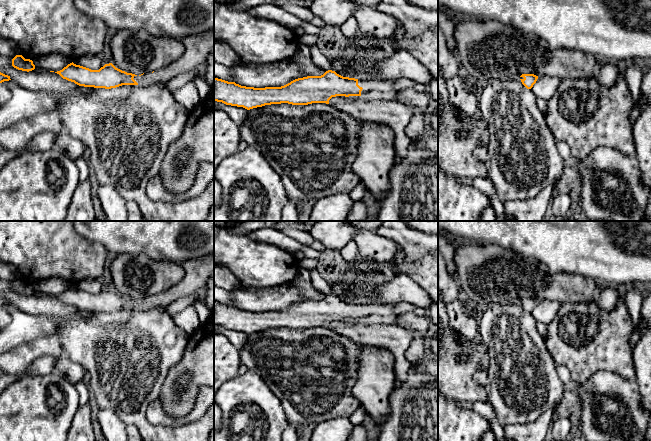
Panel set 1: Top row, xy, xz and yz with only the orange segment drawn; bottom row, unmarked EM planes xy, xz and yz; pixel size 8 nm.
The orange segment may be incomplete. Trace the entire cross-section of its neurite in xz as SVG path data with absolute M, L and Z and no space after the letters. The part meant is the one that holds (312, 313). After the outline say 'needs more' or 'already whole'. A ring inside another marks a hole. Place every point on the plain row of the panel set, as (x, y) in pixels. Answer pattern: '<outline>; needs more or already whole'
M328 294L321 300L298 302L281 311L254 312L214 301L214 325L247 334L271 328L308 329L326 327L336 320L363 320L395 325L394 305L349 302Z; needs more

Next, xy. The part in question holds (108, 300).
M214 252L182 263L183 279L170 289L141 299L127 297L112 287L105 288L99 294L76 289L73 286L55 297L63 303L79 310L111 313L122 309L152 309L166 307L178 298L189 296L201 288L214 276Z; needs more

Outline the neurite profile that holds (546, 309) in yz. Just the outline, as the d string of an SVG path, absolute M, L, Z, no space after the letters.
M543 299L541 301L538 301L531 314L537 322L542 322L547 326L556 316L560 305L561 303L558 301Z

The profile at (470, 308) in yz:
M462 292L460 294L460 297L463 299L463 307L466 313L470 316L476 316L478 318L476 305L471 300L466 298Z

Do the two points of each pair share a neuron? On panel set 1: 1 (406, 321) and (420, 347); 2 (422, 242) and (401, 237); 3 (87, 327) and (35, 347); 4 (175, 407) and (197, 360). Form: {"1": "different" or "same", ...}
{"1": "same", "2": "same", "3": "different", "4": "same"}

